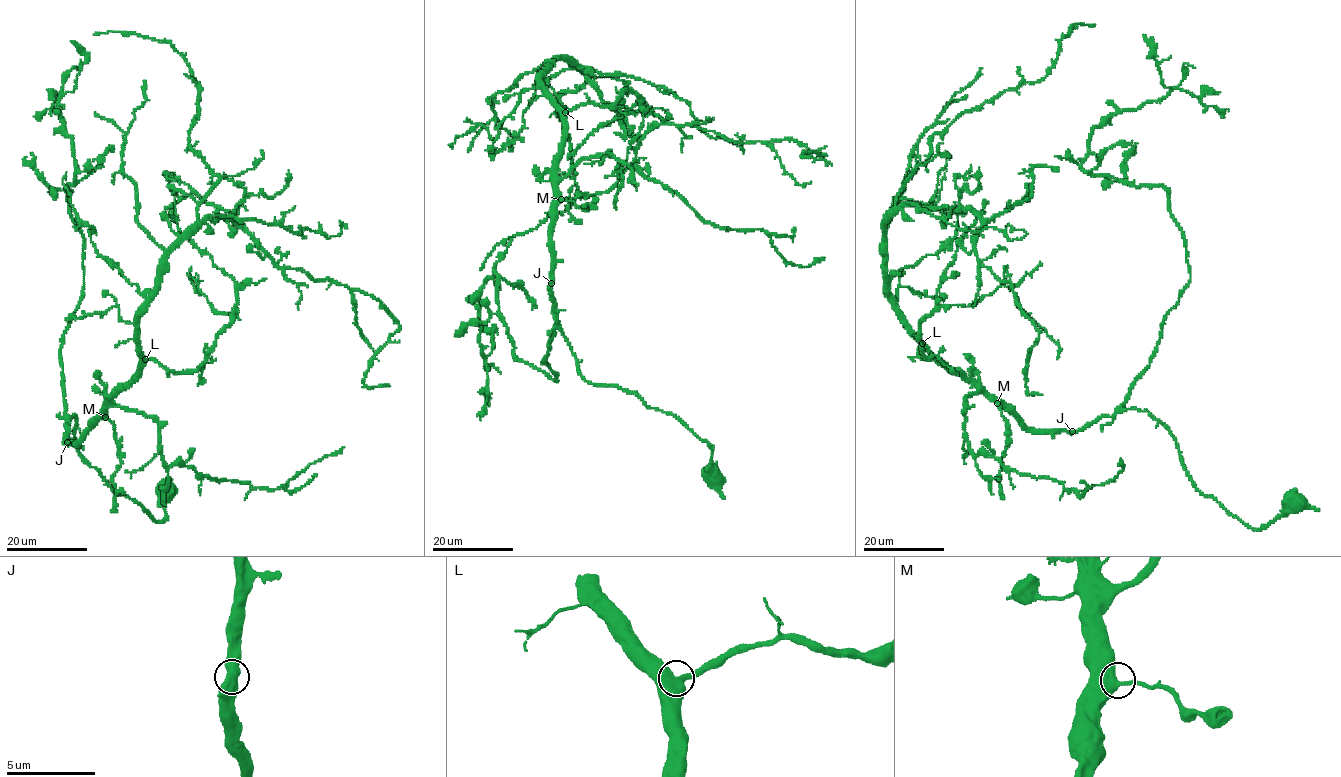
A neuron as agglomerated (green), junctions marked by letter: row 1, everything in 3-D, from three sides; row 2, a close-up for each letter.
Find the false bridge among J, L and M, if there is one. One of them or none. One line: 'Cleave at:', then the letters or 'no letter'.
Cleave at: no letter

